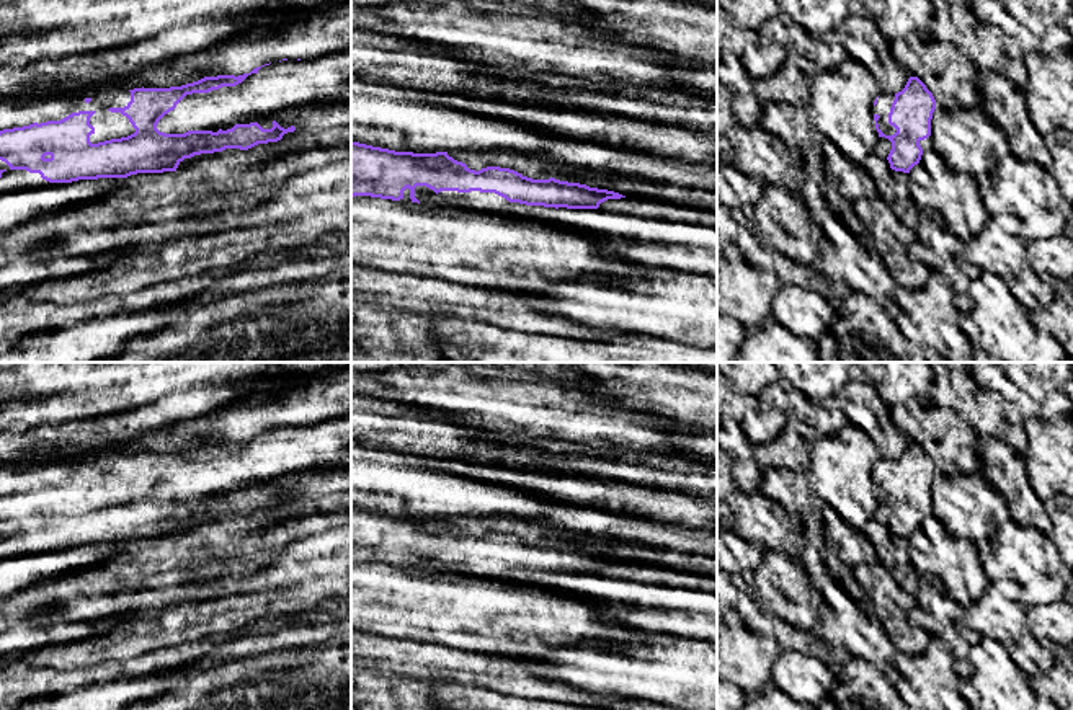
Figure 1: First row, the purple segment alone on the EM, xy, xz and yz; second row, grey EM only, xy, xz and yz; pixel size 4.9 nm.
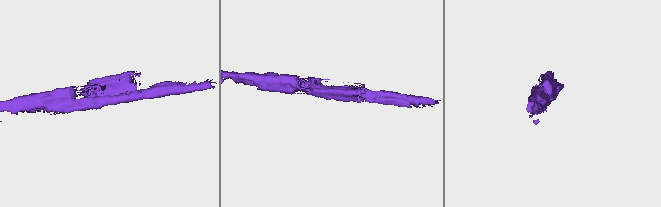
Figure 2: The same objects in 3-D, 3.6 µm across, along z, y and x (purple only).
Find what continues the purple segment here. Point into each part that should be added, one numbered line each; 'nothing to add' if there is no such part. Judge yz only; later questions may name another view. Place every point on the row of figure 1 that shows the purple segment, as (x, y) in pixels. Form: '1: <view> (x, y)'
1: yz (884, 102)

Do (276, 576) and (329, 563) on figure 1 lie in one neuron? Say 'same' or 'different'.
same

